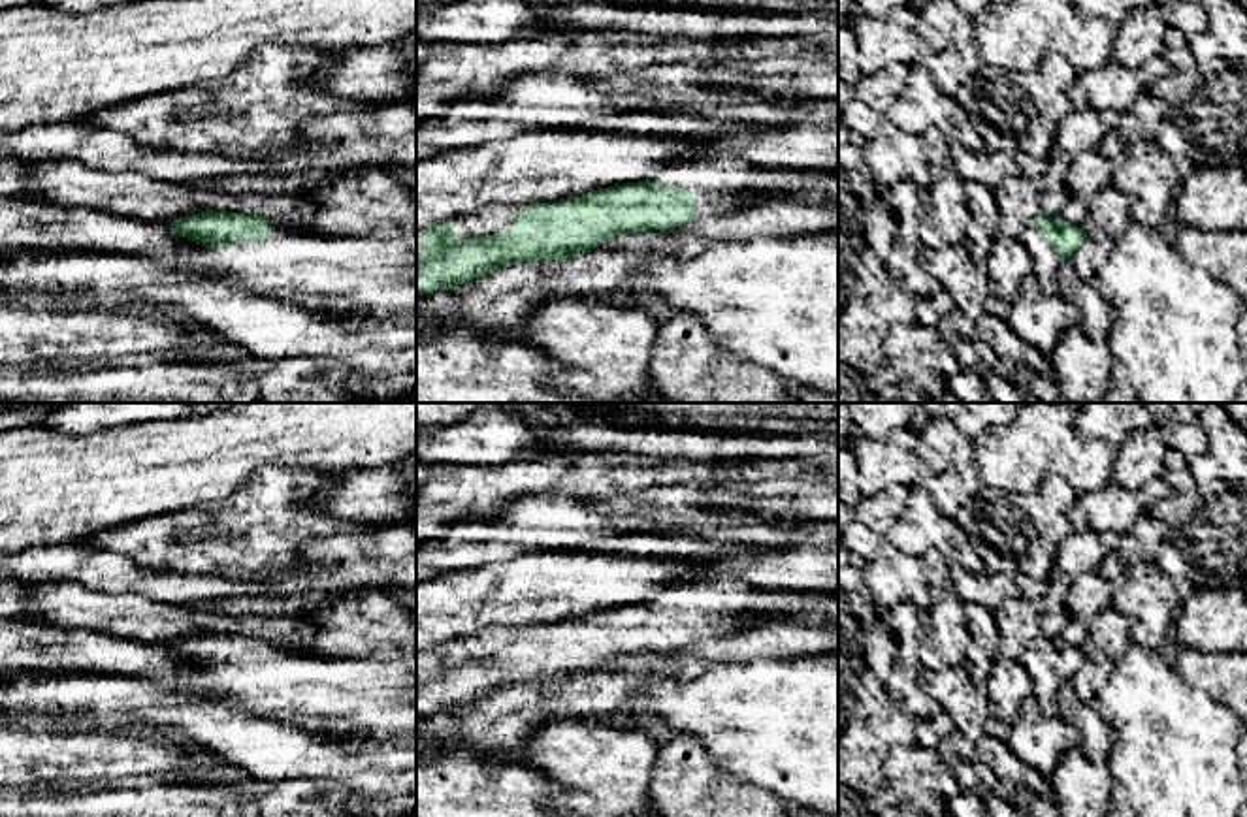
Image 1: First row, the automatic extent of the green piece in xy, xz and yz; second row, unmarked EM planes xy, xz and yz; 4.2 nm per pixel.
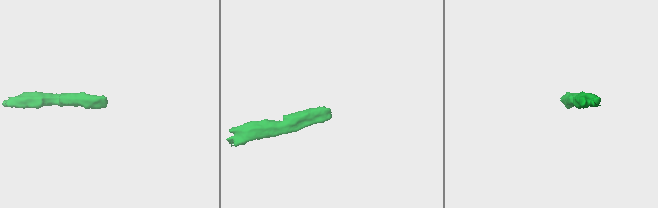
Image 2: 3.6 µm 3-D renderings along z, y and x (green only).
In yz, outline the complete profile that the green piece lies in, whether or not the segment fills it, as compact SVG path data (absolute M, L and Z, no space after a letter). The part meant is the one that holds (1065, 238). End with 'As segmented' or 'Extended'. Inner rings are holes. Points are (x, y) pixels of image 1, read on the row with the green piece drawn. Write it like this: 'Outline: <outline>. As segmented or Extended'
Outline: M1038 213L1021 232L1019 239L1032 258L1032 275L1047 296L1061 294L1059 267L1074 256L1085 237L1087 232L1081 226L1044 213Z. Extended

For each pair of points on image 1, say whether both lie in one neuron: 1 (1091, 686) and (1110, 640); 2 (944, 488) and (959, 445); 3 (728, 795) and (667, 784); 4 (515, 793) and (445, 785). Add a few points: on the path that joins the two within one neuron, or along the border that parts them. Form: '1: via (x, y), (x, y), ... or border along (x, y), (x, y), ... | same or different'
1: via (1093, 674), (1110, 657), (1110, 652) | same
2: via (954, 477), (959, 456) | same
3: via (712, 795), (692, 795), (682, 785) | same
4: via (498, 793), (462, 793) | same

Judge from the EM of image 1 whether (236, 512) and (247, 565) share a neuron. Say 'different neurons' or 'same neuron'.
same neuron

